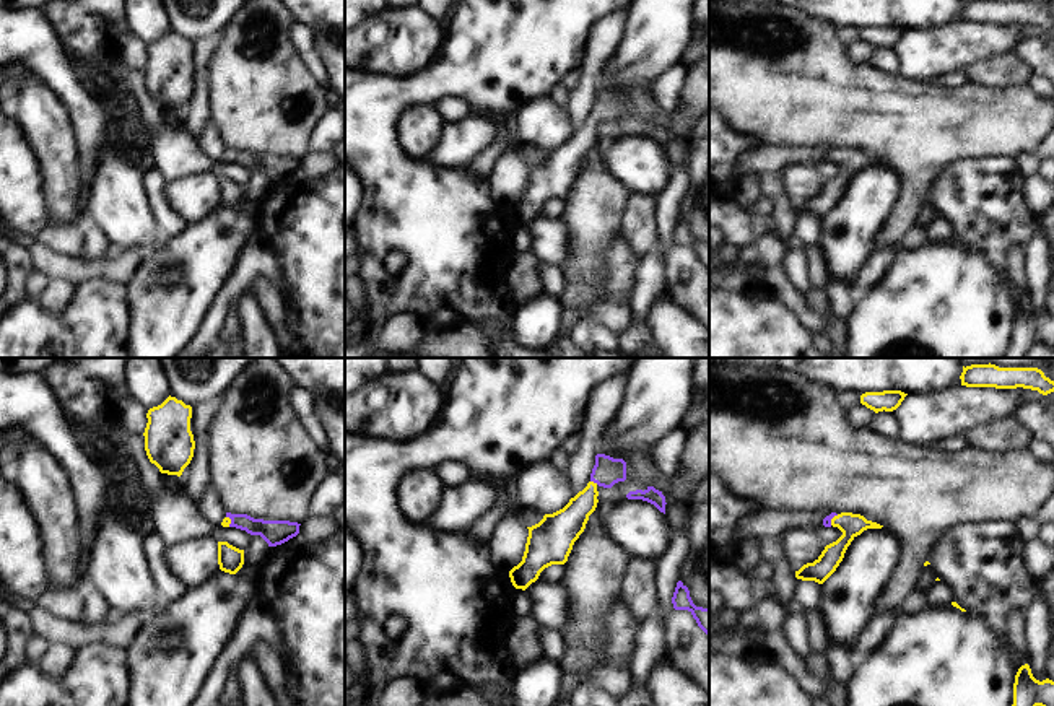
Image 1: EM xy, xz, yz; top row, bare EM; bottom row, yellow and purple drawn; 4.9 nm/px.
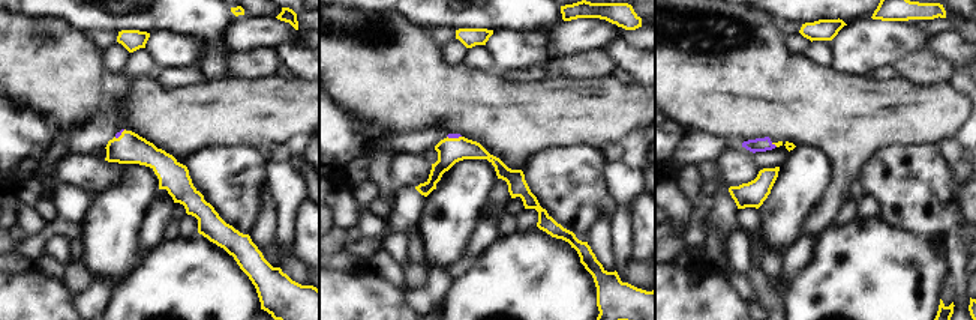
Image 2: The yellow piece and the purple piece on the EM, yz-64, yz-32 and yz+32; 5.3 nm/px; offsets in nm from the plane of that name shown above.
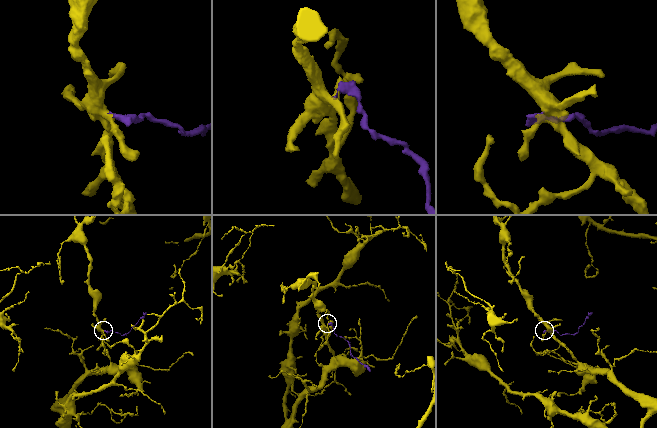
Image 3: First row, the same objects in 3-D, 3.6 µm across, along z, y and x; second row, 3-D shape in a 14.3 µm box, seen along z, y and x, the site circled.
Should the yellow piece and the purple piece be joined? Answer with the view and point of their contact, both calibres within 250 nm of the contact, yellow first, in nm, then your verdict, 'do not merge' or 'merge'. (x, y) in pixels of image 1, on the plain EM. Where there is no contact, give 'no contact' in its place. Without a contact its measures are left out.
meets yellow in xz at (592, 117); 160 nm thick on the yellow side, 140 nm on the other; merge

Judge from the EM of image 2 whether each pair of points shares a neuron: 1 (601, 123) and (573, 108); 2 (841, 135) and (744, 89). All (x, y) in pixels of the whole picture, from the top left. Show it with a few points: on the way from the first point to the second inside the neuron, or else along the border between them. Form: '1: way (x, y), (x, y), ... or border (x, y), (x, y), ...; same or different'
1: way (594, 116), (591, 113), (580, 113); same
2: way (817, 111), (807, 102), (768, 90); same

